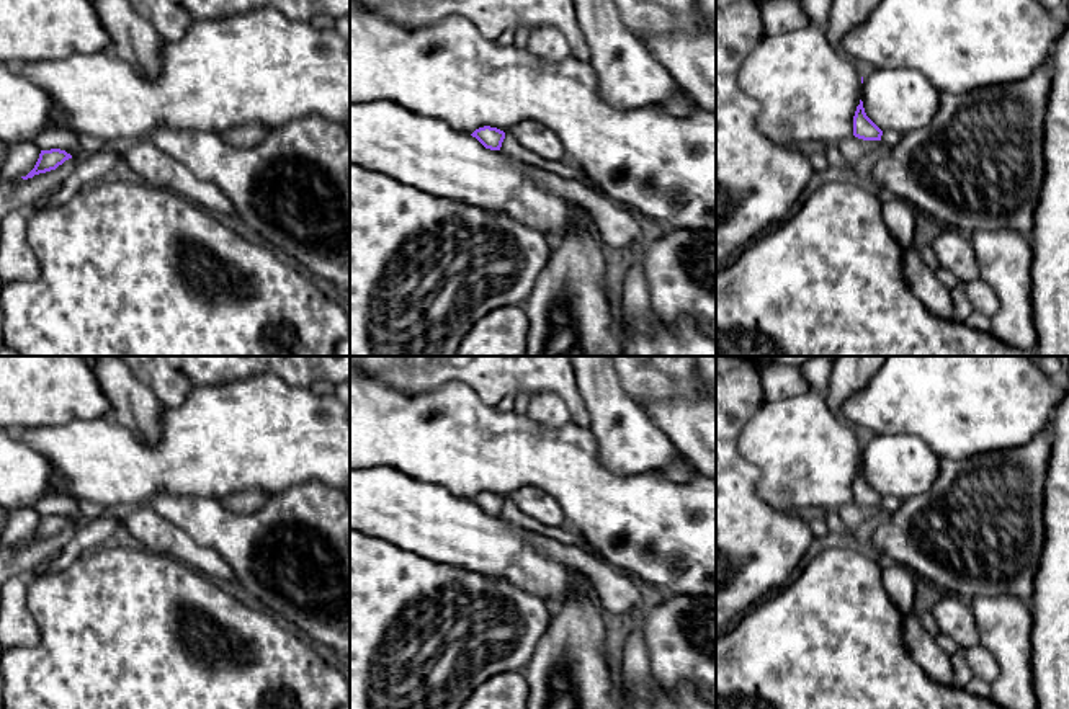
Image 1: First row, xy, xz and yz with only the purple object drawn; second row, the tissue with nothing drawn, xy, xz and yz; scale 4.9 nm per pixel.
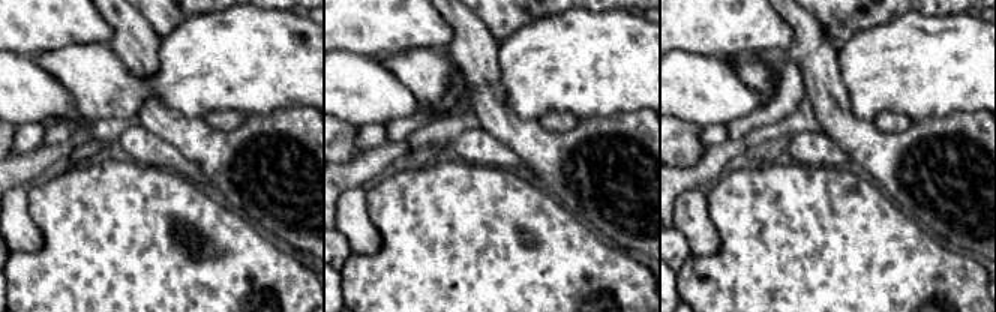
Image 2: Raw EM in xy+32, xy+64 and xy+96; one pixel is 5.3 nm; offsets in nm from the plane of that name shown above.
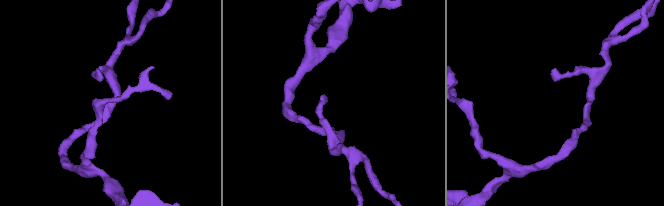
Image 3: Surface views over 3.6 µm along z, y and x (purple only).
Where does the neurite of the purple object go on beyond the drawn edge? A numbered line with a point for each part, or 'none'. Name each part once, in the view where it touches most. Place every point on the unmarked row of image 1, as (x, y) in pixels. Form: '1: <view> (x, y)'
none

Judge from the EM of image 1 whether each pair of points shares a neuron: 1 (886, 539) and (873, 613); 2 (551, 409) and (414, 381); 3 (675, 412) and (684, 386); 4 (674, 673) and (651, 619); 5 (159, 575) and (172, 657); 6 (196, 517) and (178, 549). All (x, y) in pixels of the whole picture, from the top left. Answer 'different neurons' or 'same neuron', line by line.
1: different neurons
2: different neurons
3: different neurons
4: same neuron
5: same neuron
6: different neurons

